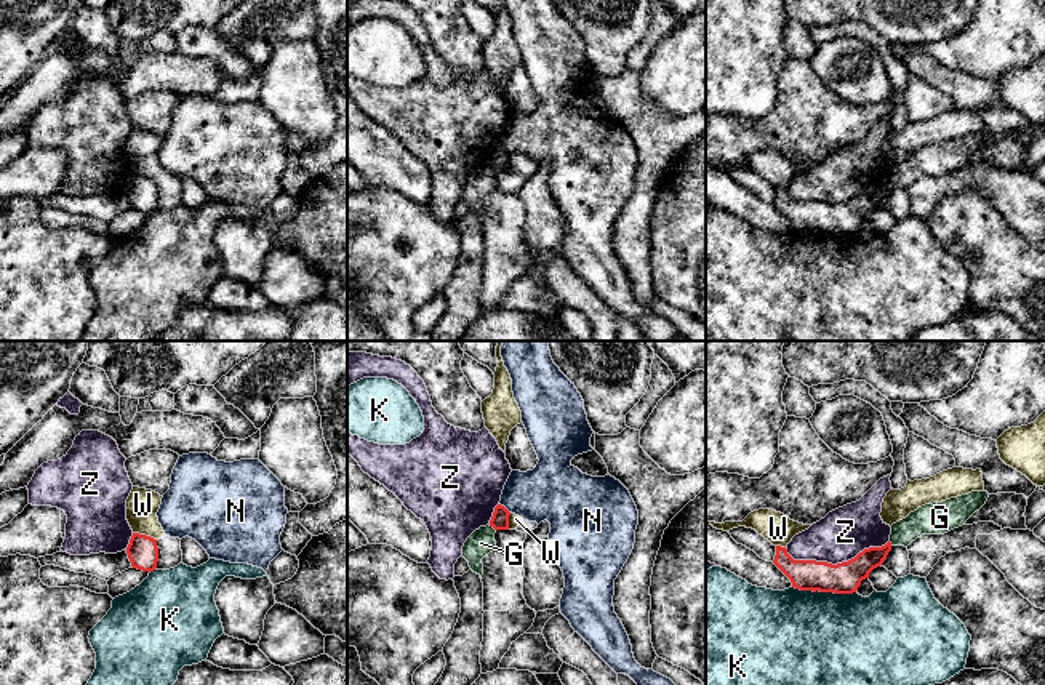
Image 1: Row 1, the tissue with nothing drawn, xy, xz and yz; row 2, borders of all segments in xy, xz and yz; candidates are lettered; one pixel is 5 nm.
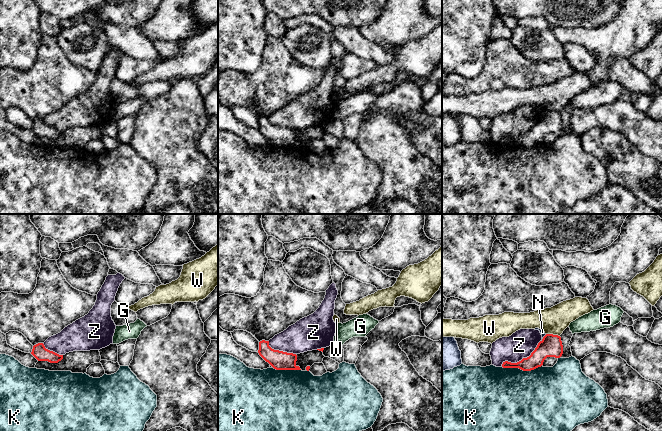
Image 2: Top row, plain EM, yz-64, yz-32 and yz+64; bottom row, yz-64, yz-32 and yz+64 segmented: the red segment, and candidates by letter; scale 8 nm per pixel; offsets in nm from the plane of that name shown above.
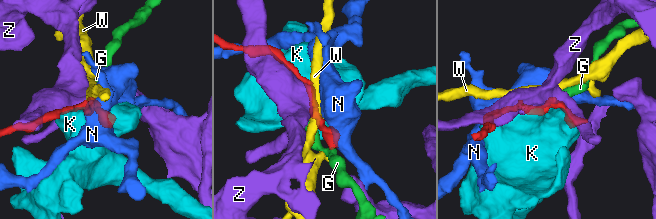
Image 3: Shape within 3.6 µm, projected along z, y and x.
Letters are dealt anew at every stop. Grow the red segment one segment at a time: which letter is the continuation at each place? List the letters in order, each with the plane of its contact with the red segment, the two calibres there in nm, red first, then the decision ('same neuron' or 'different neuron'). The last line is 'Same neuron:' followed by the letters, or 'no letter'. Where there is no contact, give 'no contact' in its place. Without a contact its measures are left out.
G: xz | 90/140 nm | different neuron
K: yz | 160/460 nm | different neuron
N: xz | 90/300 nm | different neuron
W: xy | 160/160 nm | different neuron
Z: yz | 160/260 nm | different neuron
Same neuron: no letter

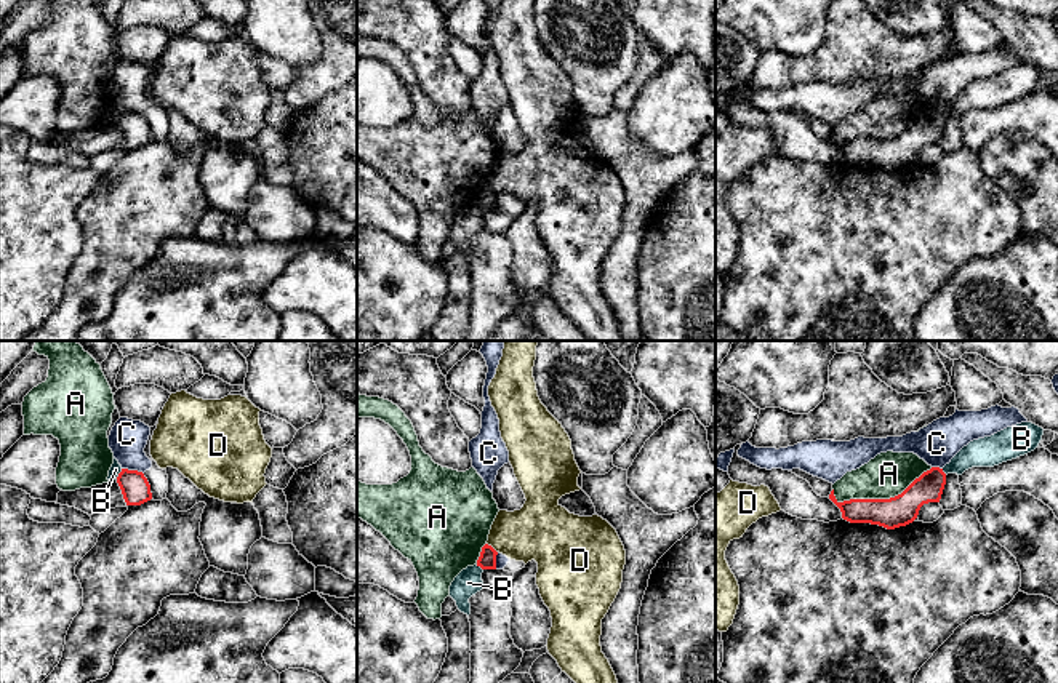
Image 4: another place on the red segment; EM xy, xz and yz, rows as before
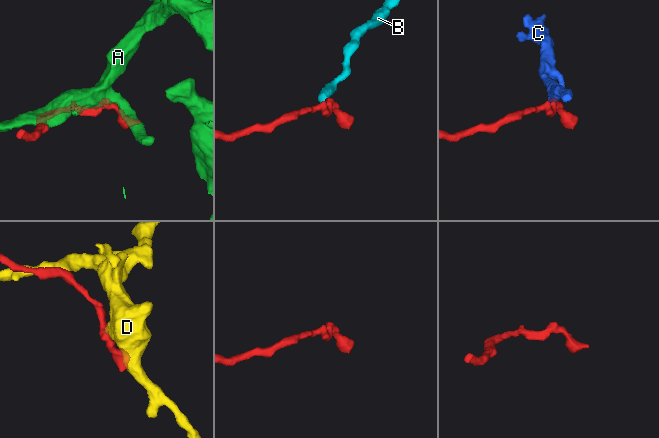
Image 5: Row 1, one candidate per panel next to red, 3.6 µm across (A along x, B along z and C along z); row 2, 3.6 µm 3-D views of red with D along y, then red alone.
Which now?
A: yz | 160/220 nm | different neuron
B: xy | 140/60 nm | different neuron
C: xy | 140/190 nm | different neuron
D: xz | 90/300 nm | different neuron
Same neuron: no letter

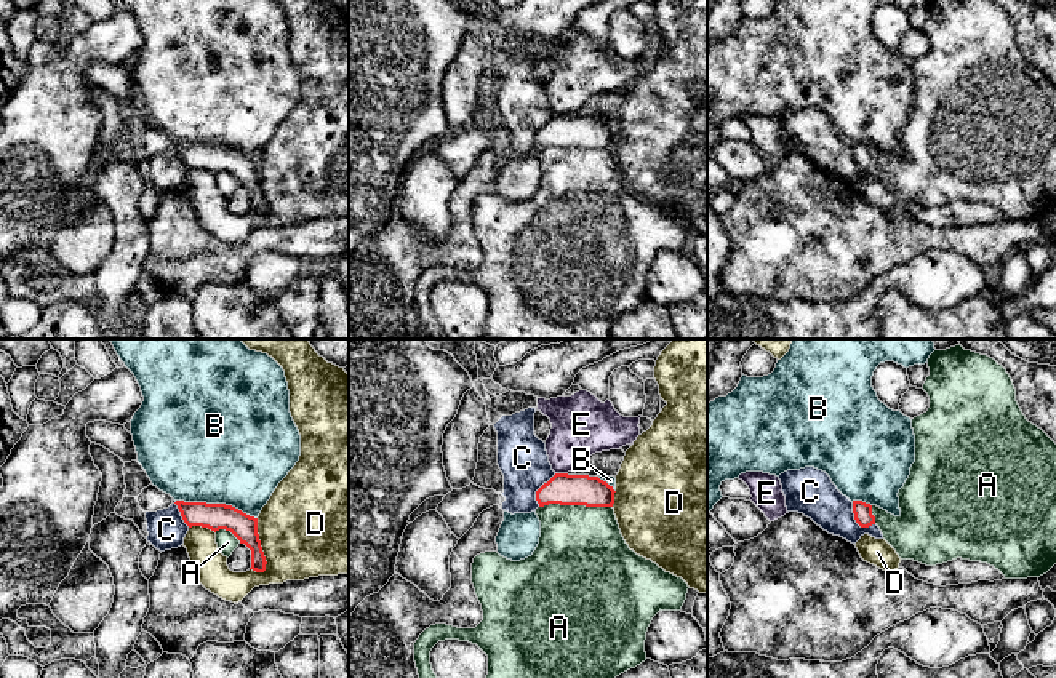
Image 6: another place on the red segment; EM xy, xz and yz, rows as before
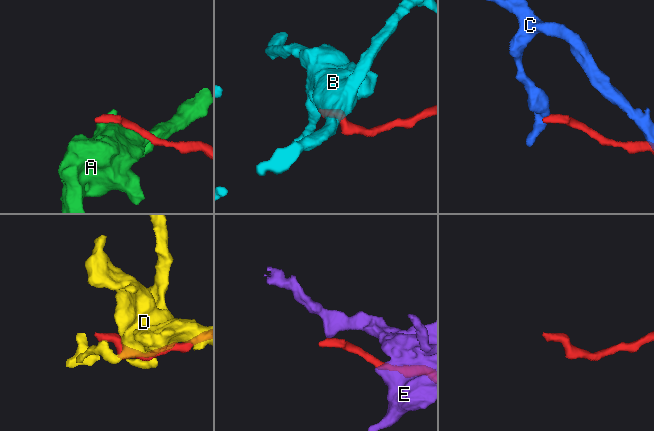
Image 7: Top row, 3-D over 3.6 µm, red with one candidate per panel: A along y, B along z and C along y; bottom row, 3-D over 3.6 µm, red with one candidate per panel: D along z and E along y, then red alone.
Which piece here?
A: xz | 160/440 nm | different neuron
B: xy | 140/500 nm | different neuron
C: yz | 100/220 nm | different neuron
D: xy | 130/480 nm | different neuron
E: xz | 160/280 nm | different neuron
Same neuron: no letter

